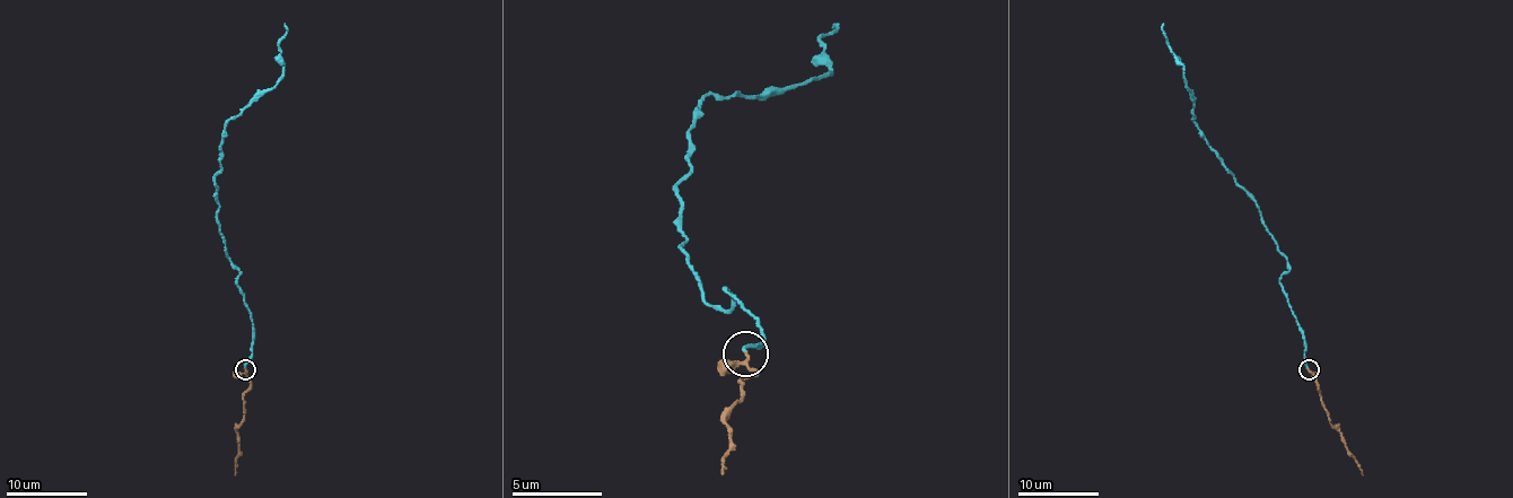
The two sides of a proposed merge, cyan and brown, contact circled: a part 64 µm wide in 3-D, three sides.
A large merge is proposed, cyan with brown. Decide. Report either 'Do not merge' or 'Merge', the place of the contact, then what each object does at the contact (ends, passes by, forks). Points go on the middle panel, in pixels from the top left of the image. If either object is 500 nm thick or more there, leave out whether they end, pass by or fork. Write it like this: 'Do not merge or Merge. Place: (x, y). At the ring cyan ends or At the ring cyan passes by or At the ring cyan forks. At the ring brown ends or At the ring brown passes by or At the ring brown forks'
Merge. Place: (745, 354). At the ring cyan ends. At the ring brown passes by

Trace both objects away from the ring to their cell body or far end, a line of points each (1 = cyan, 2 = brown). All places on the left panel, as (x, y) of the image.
1: (245, 368), (253, 352), (253, 319), (217, 219), (215, 175), (228, 121), (283, 72), (279, 44), (285, 24)
2: (245, 368), (251, 389), (243, 396), (243, 424), (236, 429), (238, 457), (235, 475)

